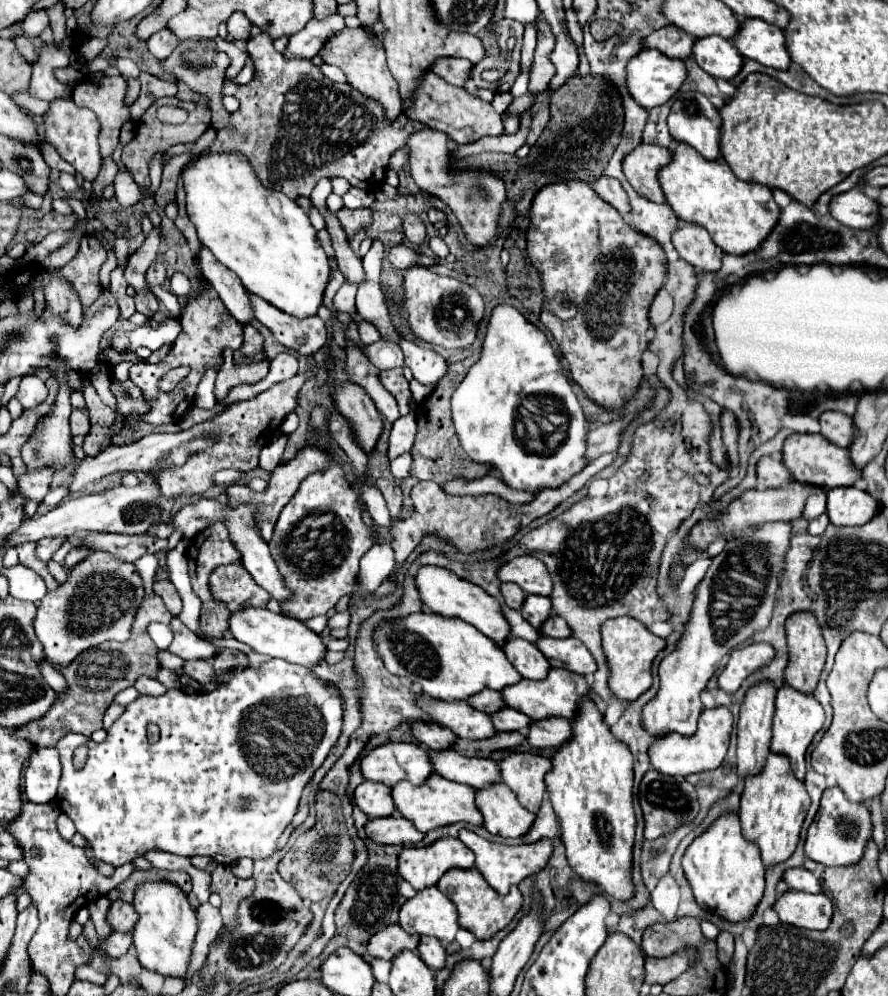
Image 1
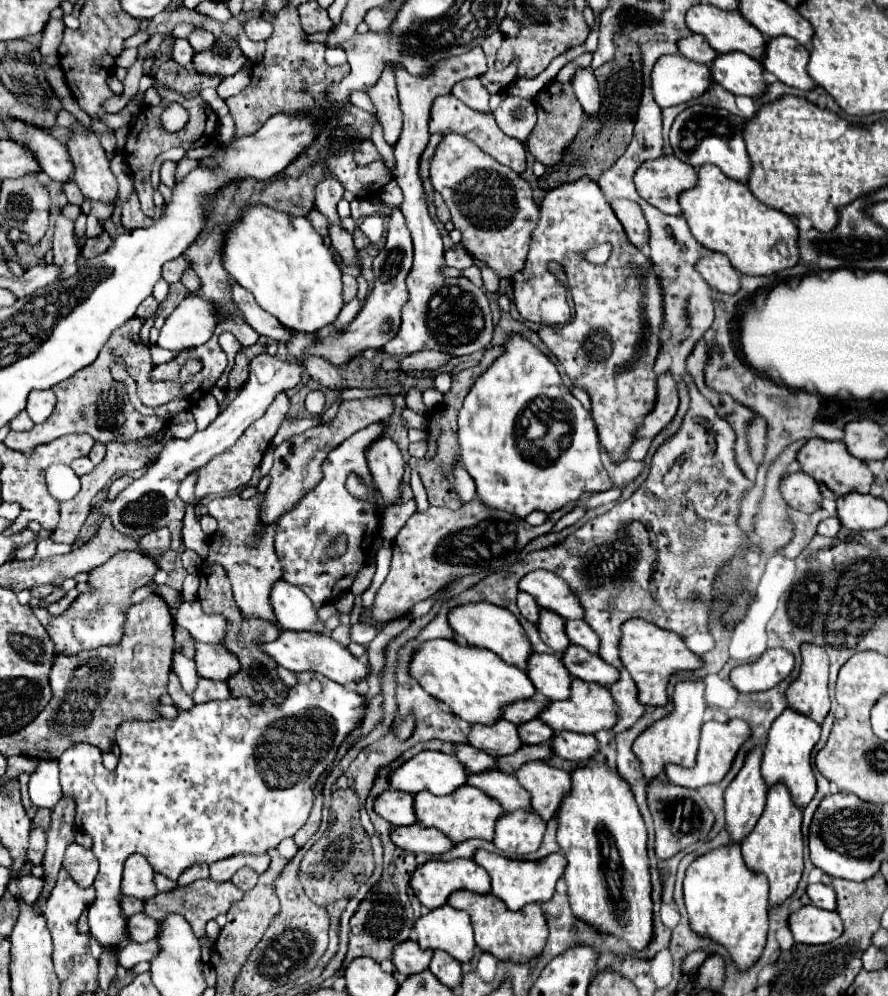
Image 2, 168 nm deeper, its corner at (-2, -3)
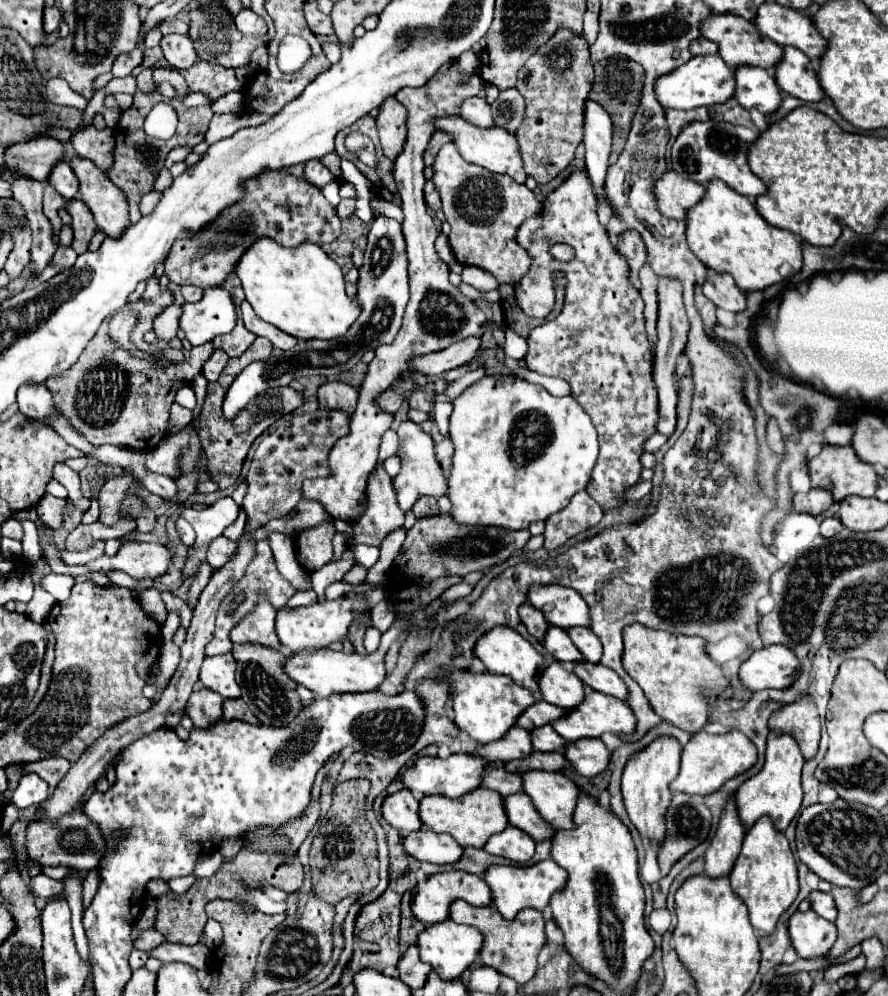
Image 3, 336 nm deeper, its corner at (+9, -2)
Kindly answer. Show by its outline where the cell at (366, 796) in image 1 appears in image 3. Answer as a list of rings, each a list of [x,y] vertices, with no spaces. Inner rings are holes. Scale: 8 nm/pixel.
[[[401,789],[393,795],[387,795],[381,803],[381,813],[383,813],[383,819],[395,827],[397,831],[401,831],[403,835],[405,833],[411,833],[411,831],[417,831],[421,829],[421,819],[419,819],[419,813],[417,813],[417,797],[407,791],[407,789]]]

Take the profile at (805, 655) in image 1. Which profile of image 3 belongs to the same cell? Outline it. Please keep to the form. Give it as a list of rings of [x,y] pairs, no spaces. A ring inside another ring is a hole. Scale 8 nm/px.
[[[807,693],[799,695],[793,703],[777,709],[769,717],[769,727],[781,733],[791,733],[801,745],[805,759],[811,759],[817,753],[821,723],[817,705]]]

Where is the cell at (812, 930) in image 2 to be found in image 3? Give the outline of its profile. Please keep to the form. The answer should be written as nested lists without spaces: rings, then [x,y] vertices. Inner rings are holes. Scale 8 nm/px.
[[[813,909],[793,913],[787,921],[789,937],[799,957],[821,957],[837,939],[835,923],[819,917]]]

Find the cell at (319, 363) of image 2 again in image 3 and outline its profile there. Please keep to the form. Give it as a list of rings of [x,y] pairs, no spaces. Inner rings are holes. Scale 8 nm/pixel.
[[[333,381],[333,383],[323,383],[319,387],[319,391],[317,391],[317,397],[319,397],[321,407],[343,409],[343,411],[353,413],[359,391],[355,387],[351,387],[351,385],[347,385],[347,383]]]

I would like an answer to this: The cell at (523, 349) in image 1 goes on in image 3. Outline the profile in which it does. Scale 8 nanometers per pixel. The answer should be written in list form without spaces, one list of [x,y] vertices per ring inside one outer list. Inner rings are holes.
[[[485,375],[479,381],[475,381],[471,387],[467,387],[453,401],[453,413],[449,419],[449,435],[455,445],[455,455],[453,455],[453,467],[451,467],[447,495],[453,503],[453,507],[451,507],[453,519],[467,523],[467,525],[501,525],[505,529],[525,529],[533,521],[547,519],[549,515],[561,511],[577,491],[583,491],[587,487],[587,483],[591,479],[593,465],[597,461],[597,453],[599,453],[597,431],[595,431],[589,415],[583,411],[583,407],[573,397],[555,397],[543,385],[533,385],[533,383],[519,379],[515,375]]]

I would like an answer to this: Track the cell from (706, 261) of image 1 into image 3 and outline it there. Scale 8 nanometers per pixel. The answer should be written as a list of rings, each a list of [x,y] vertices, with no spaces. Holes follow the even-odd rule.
[[[715,273],[709,275],[703,283],[703,293],[709,297],[717,307],[725,311],[741,311],[745,309],[745,293],[735,285],[729,273]]]

